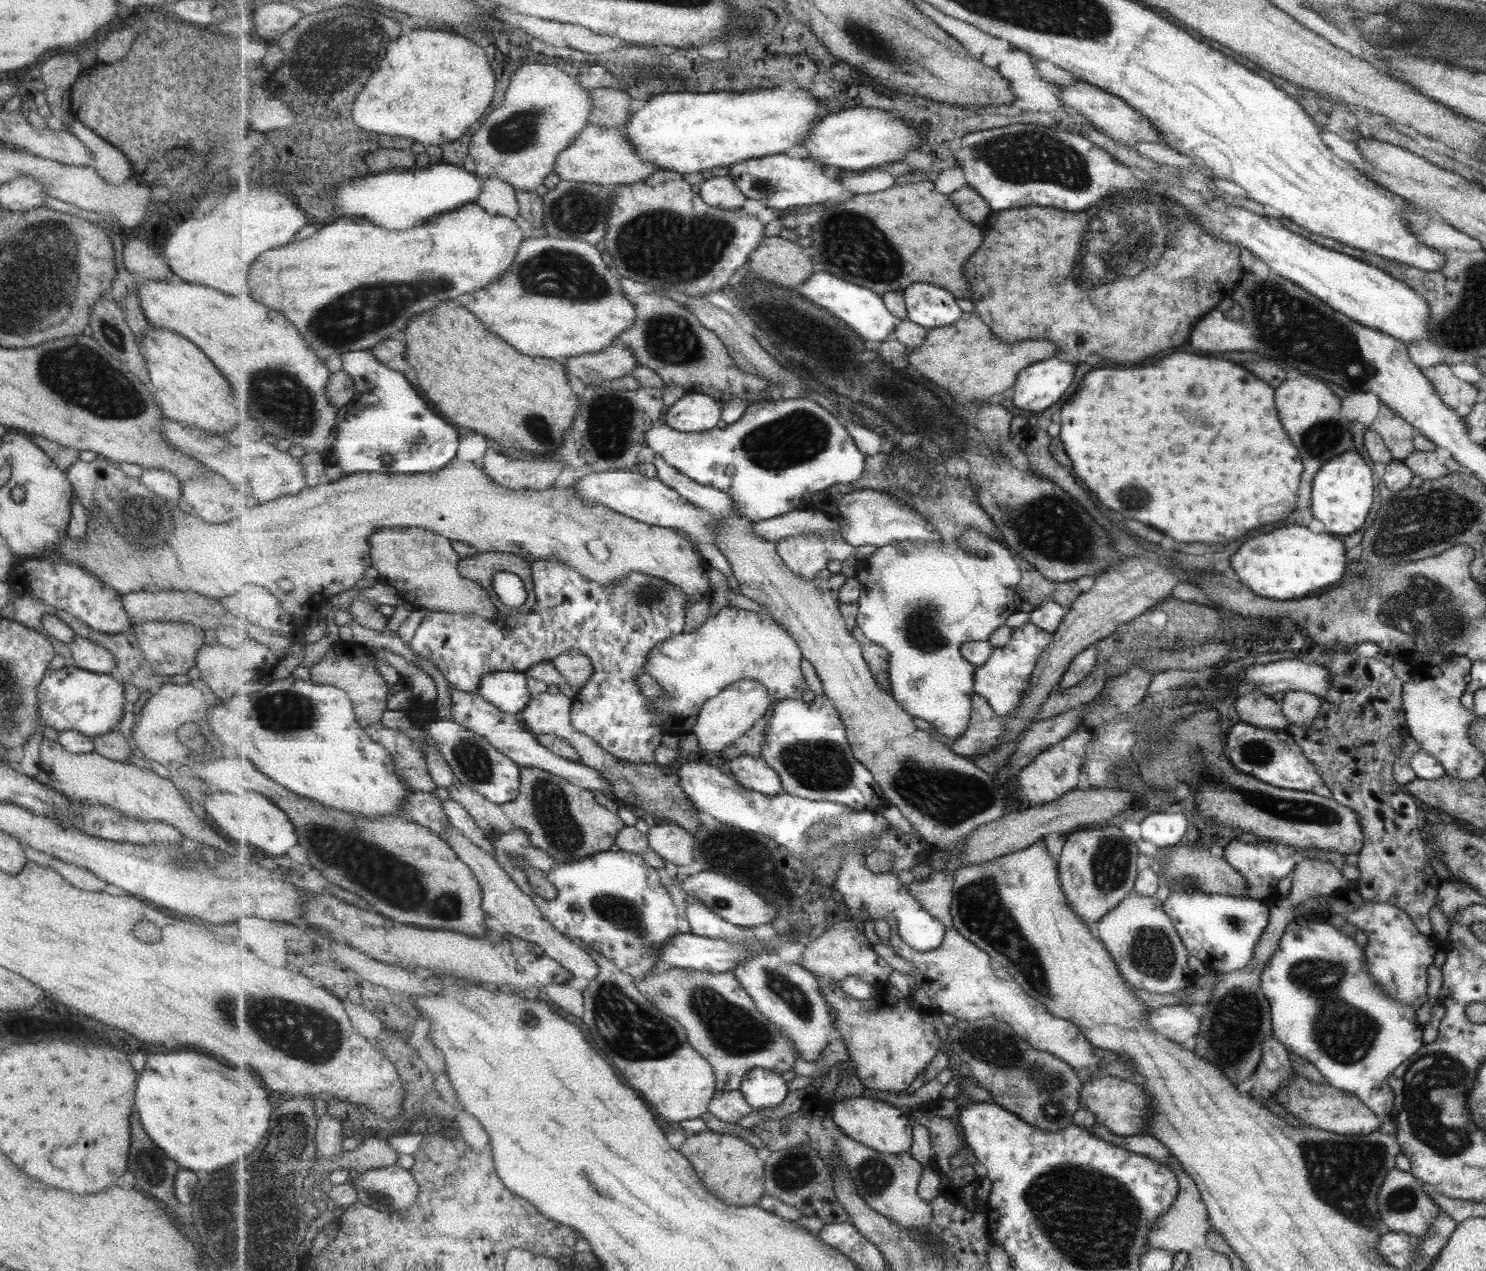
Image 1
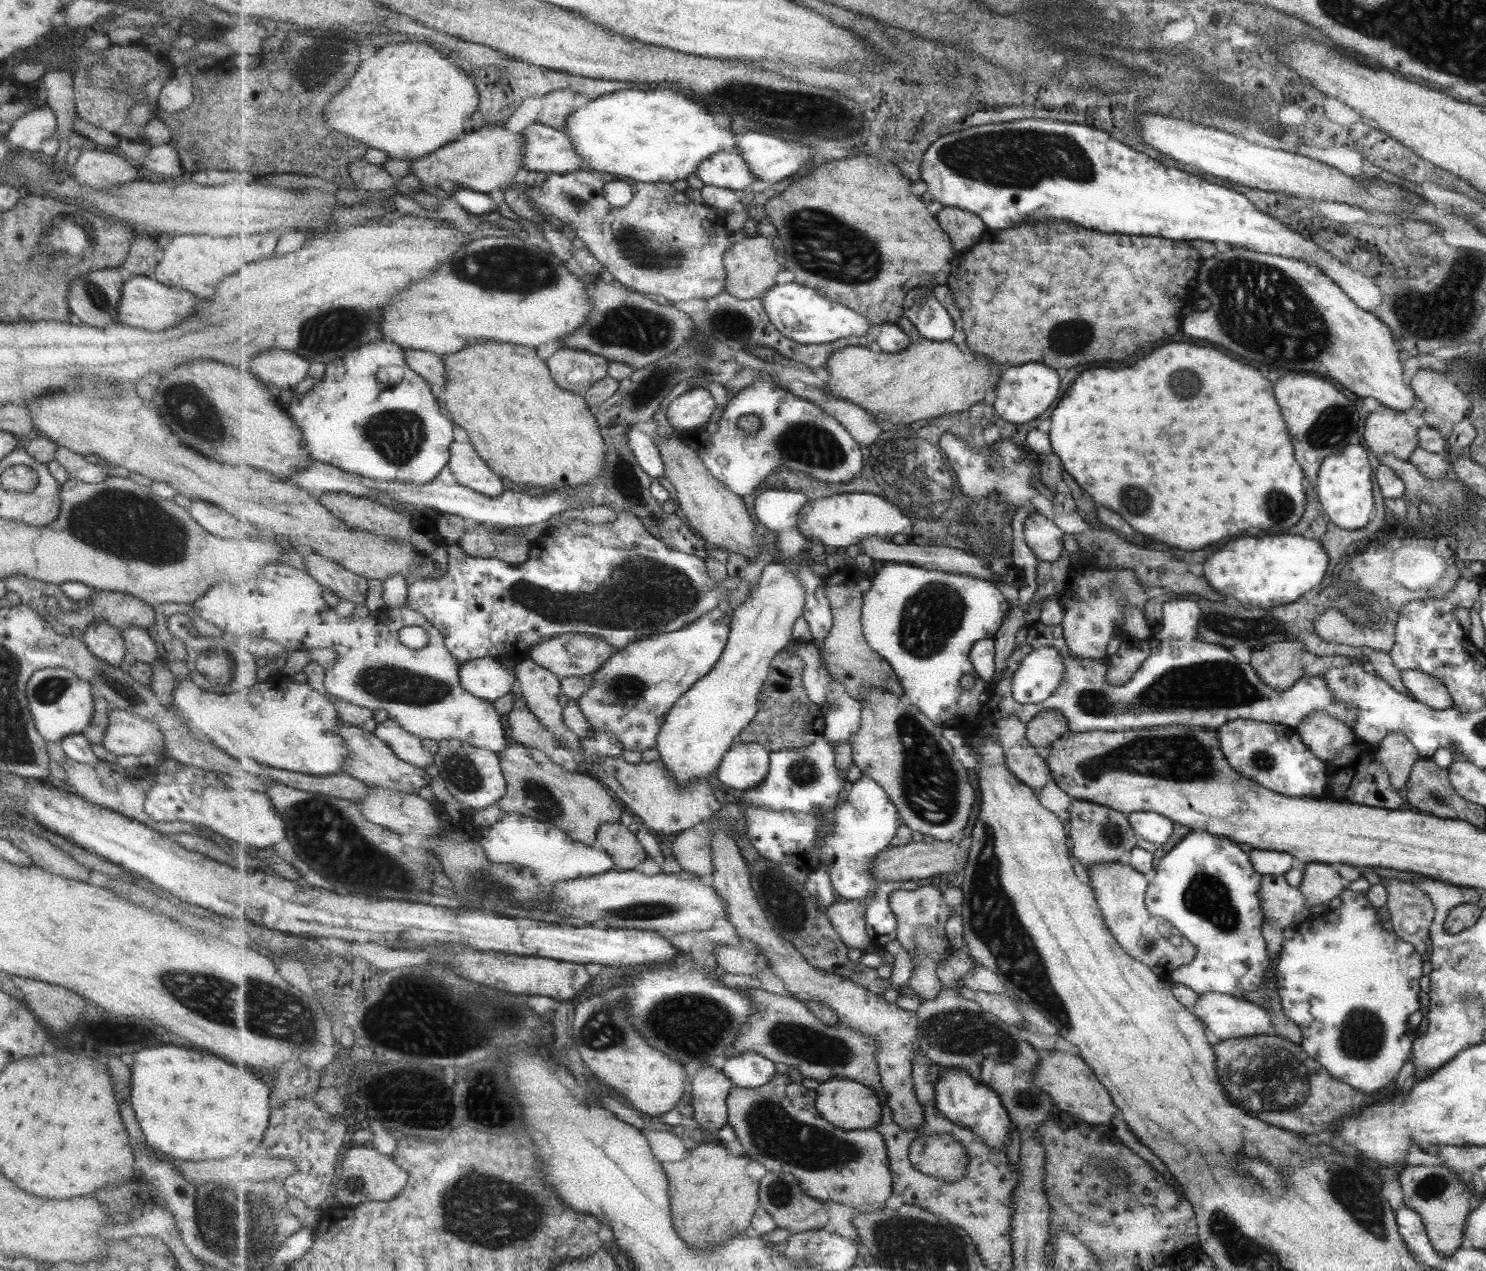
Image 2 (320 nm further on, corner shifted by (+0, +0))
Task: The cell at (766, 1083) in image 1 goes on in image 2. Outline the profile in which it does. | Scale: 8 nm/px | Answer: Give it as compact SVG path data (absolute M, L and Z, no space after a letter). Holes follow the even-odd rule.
M758 1052L730 1056L723 1071L734 1082L735 1086L745 1088L763 1086L777 1073L775 1063Z

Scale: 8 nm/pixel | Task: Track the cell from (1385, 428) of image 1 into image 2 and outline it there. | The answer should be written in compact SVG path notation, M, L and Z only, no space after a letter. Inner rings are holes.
M1383 407L1383 410L1378 408L1369 413L1361 434L1375 457L1393 455L1401 461L1408 461L1419 445L1417 431L1407 422L1403 412Z

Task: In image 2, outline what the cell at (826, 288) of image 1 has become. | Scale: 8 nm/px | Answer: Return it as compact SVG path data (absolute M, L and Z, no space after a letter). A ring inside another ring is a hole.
M777 284L763 296L766 315L787 338L799 344L827 344L850 336L861 336L869 330L870 322L864 313L859 313L848 305L839 304L827 296L801 284Z

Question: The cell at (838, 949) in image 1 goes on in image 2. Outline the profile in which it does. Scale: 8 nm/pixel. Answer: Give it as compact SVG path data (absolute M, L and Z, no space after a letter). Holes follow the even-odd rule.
M837 899L827 911L835 931L847 947L857 948L863 953L867 947L874 944L868 934L865 906L860 901Z

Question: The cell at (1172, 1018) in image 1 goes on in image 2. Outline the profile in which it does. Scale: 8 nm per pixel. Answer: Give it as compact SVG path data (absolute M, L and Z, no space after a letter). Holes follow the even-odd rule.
M1205 992L1197 996L1197 1000L1191 1010L1202 1024L1207 1025L1211 1032L1219 1039L1230 1039L1248 1037L1251 1035L1265 1035L1271 1033L1272 1022L1270 1014L1256 1004L1247 1000L1237 999L1228 995L1221 995L1215 992Z

